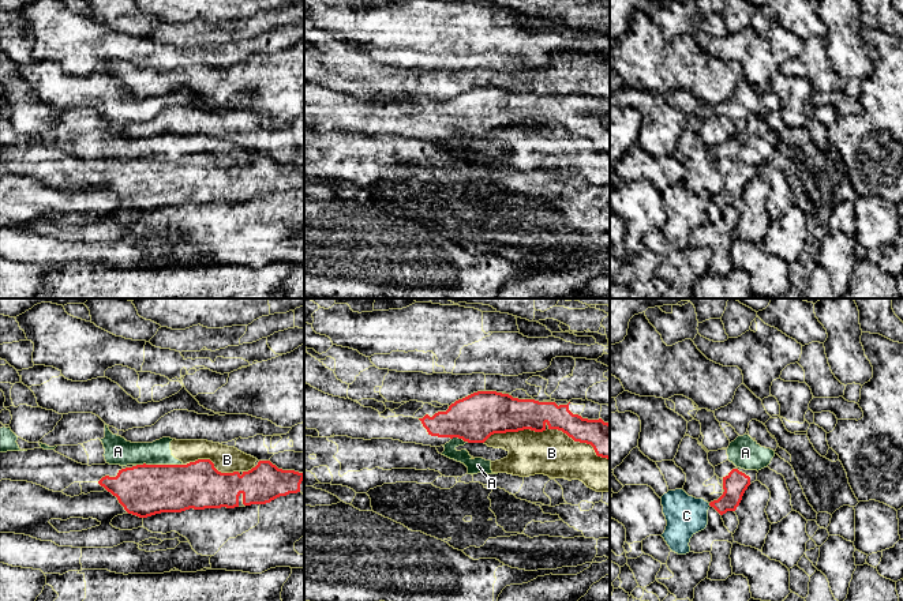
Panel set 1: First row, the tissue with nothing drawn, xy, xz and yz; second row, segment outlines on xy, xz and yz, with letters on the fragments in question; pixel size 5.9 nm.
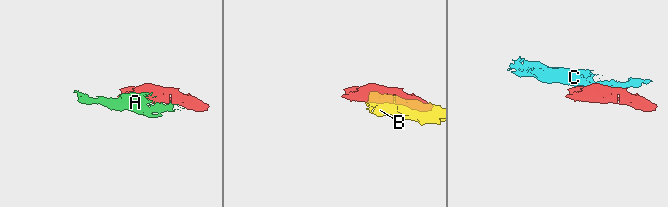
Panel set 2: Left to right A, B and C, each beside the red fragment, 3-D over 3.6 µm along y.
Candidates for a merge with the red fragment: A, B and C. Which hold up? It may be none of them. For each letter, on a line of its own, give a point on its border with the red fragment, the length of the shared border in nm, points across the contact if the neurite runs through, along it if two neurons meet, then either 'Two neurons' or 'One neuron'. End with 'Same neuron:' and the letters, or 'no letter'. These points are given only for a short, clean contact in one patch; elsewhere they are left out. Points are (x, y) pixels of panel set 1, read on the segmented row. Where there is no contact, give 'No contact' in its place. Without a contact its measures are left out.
A: Touches red at xy (158, 465). Shared border 280 nm. Boundary: xy (182, 464), (137, 465). Two neurons
B: Touches red at xz (580, 442). Shared border 400 nm. Two neurons
C: Touches red at yz (709, 504). Shared border 30 nm. Two neurons
Same neuron: no letter

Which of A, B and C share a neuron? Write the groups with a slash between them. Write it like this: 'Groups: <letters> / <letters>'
Groups: A B / C

